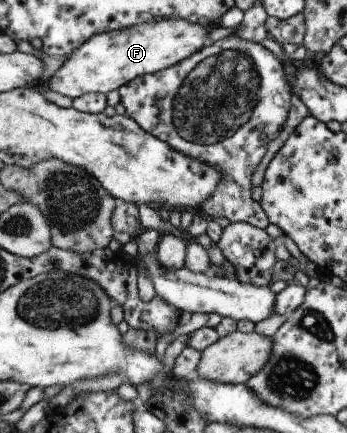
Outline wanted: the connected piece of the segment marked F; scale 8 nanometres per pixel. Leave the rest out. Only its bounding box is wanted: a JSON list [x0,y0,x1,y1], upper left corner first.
[45,19,212,99]

